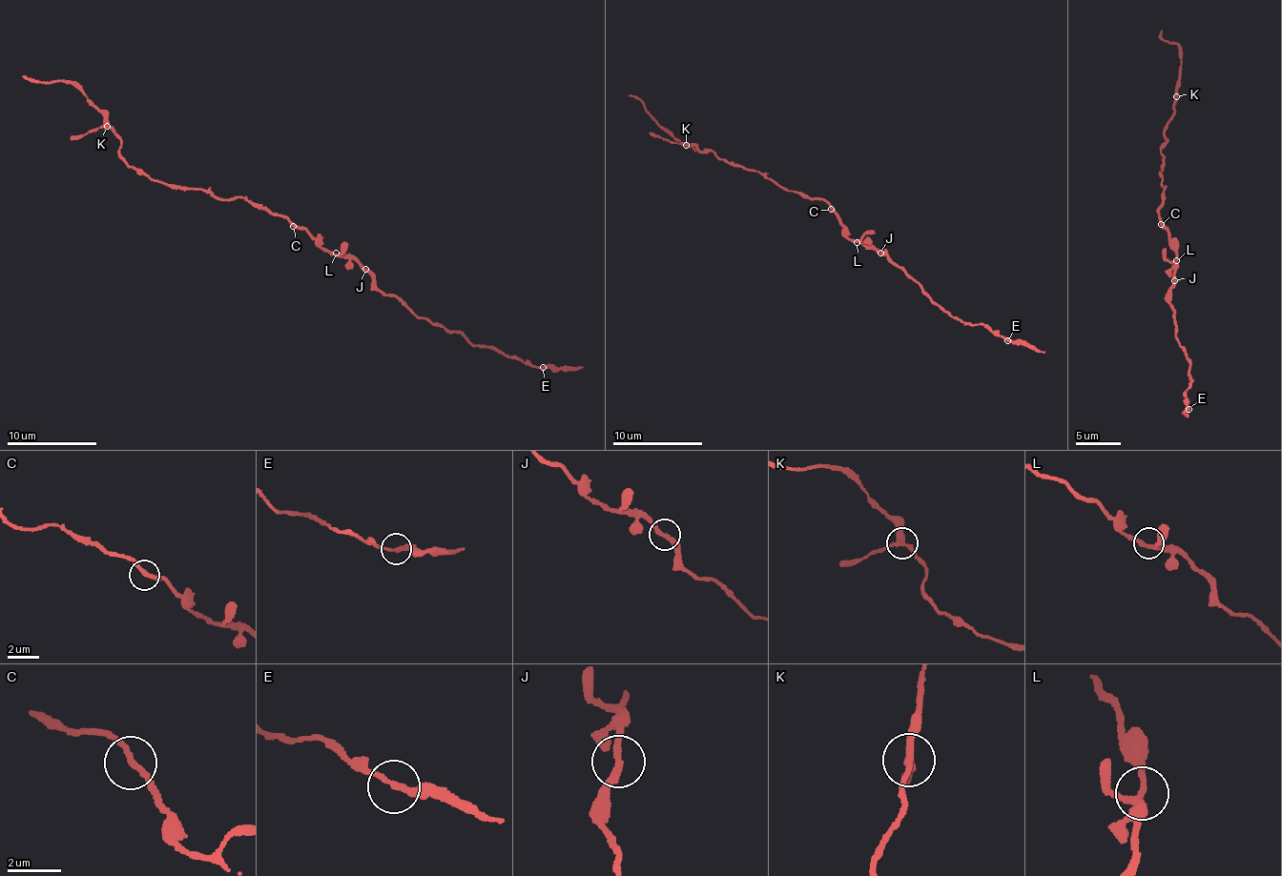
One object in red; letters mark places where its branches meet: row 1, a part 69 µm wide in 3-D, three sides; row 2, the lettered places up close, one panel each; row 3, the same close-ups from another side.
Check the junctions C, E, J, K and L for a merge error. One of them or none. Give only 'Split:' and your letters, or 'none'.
Split: none

